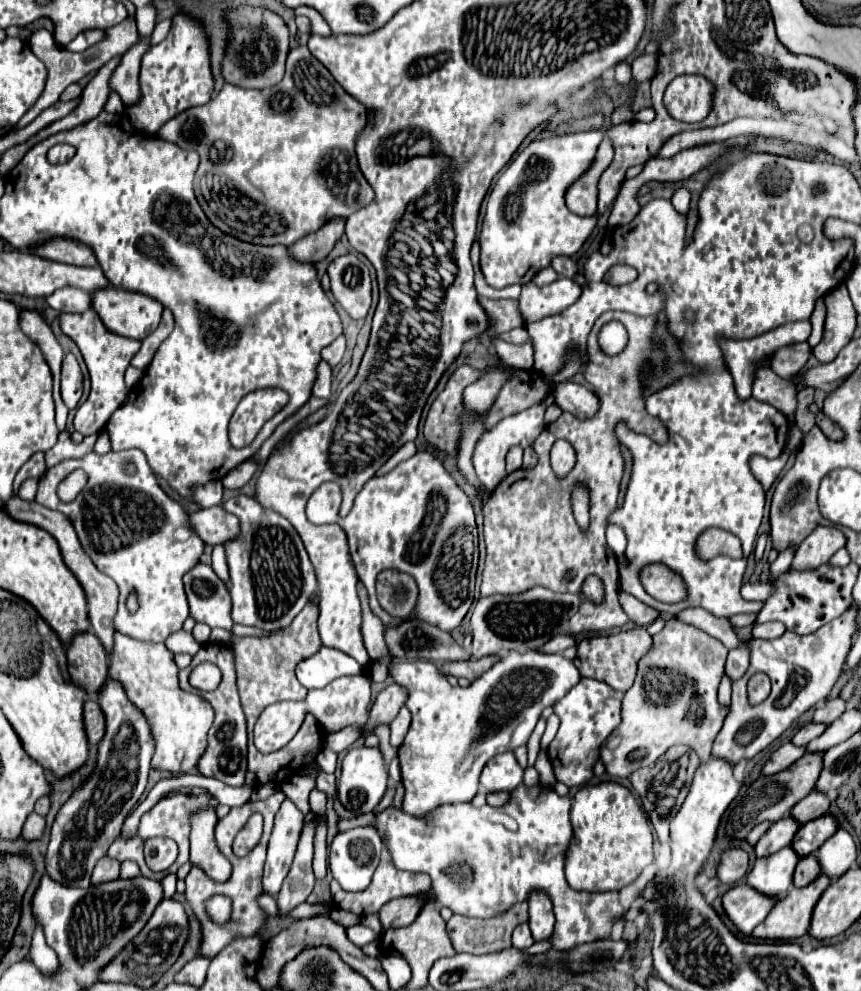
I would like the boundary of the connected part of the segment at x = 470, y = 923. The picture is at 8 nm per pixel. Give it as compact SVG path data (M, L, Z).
M517 902L505 914L489 920L455 914L447 922L447 932L457 952L487 954L487 952L499 952L503 948L511 948L513 928L527 920L529 920L527 902Z

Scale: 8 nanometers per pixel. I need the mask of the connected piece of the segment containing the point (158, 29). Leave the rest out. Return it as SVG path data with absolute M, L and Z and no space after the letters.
M172 18L163 20L155 26L155 30L153 30L153 34L151 34L151 44L157 44L157 42L161 42L161 38L163 36L167 36L167 32L169 32L169 28L172 25Z

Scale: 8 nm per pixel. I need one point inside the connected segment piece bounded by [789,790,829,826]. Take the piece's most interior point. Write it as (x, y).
(815, 804)

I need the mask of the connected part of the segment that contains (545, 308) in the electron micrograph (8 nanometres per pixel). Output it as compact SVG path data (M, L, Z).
M563 276L543 288L531 282L521 290L519 310L523 314L523 320L529 324L537 318L543 318L545 314L553 314L553 310L565 310L581 296L581 292L583 288L575 280Z

